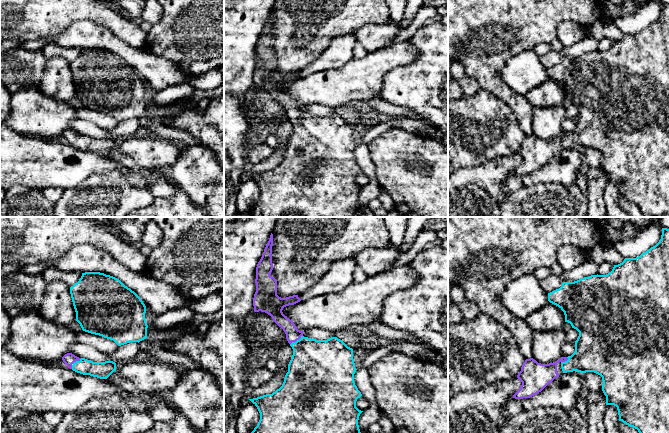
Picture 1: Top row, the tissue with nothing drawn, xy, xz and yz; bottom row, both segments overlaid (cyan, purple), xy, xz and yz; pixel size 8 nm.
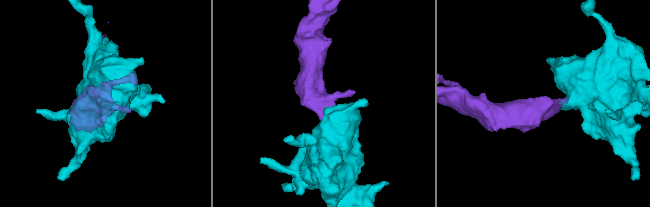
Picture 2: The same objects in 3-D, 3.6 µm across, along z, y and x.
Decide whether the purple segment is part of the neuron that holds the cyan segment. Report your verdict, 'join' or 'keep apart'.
join

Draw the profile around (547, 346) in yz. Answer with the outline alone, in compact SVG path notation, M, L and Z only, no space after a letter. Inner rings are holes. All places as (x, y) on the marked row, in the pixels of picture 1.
M560 328L552 331L534 332L532 358L541 364L549 364L561 359L562 347L567 342L565 331Z

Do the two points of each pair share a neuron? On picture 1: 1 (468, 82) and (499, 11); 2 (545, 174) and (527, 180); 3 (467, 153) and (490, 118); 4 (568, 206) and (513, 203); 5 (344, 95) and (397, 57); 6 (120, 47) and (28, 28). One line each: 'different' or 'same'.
1: different
2: same
3: same
4: same
5: same
6: different

